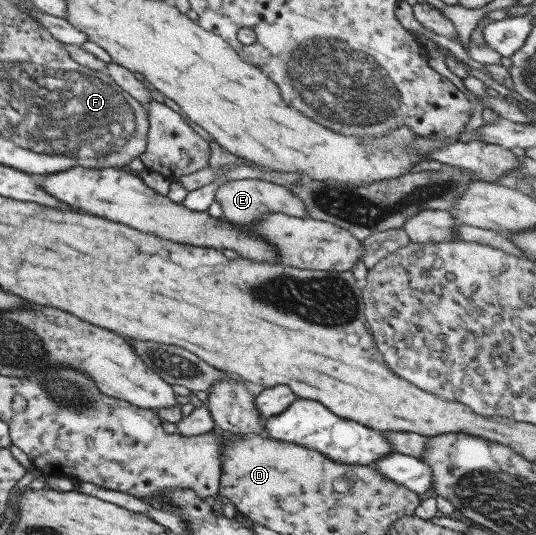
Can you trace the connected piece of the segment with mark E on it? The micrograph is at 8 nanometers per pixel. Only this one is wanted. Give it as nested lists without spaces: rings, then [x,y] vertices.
[[[244,178],[242,180],[224,182],[224,184],[220,184],[216,188],[213,200],[220,206],[221,217],[226,221],[234,222],[234,224],[256,224],[264,214],[270,214],[270,212],[278,212],[300,218],[307,216],[304,203],[294,196],[294,193],[290,193],[290,190],[282,185],[265,180]]]

